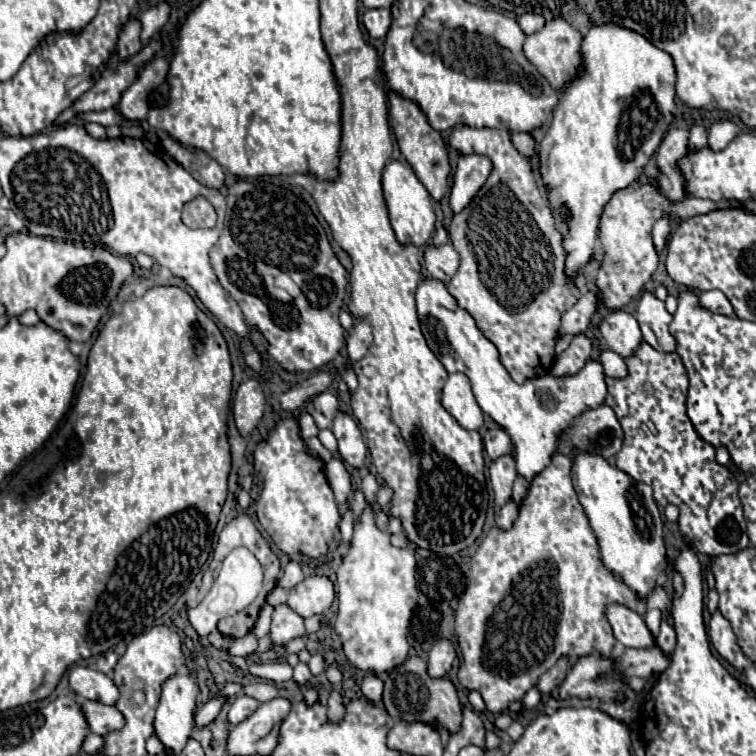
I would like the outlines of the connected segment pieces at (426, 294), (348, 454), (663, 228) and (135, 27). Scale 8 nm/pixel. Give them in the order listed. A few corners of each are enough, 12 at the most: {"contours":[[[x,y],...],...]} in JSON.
{"contours":[[[419,284],[421,330],[511,436],[519,476],[605,402],[601,360],[517,384],[445,284]],[[337,412],[331,430],[341,458],[357,470],[367,460],[359,424]],[[665,218],[653,226],[653,244],[663,254],[671,226]],[[129,20],[119,34],[119,56],[125,60],[141,48],[141,22]]]}

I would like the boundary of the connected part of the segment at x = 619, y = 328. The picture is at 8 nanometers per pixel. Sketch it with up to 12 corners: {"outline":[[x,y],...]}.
{"outline":[[609,312],[599,330],[623,358],[643,340],[635,316]]}

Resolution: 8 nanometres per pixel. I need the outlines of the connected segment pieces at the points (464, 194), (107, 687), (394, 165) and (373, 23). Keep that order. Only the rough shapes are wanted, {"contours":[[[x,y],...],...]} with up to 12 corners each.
{"contours":[[[487,156],[459,158],[449,198],[461,212],[489,178]],[[85,666],[69,671],[69,688],[87,700],[115,704],[117,686]],[[411,166],[383,170],[383,194],[401,244],[425,246],[435,232],[427,188]],[[367,10],[363,24],[373,38],[385,38],[391,10]]]}

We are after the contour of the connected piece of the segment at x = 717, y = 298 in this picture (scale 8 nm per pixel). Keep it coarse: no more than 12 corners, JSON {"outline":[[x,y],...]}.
{"outline":[[719,290],[699,294],[699,306],[715,314],[735,316],[731,302]]}

